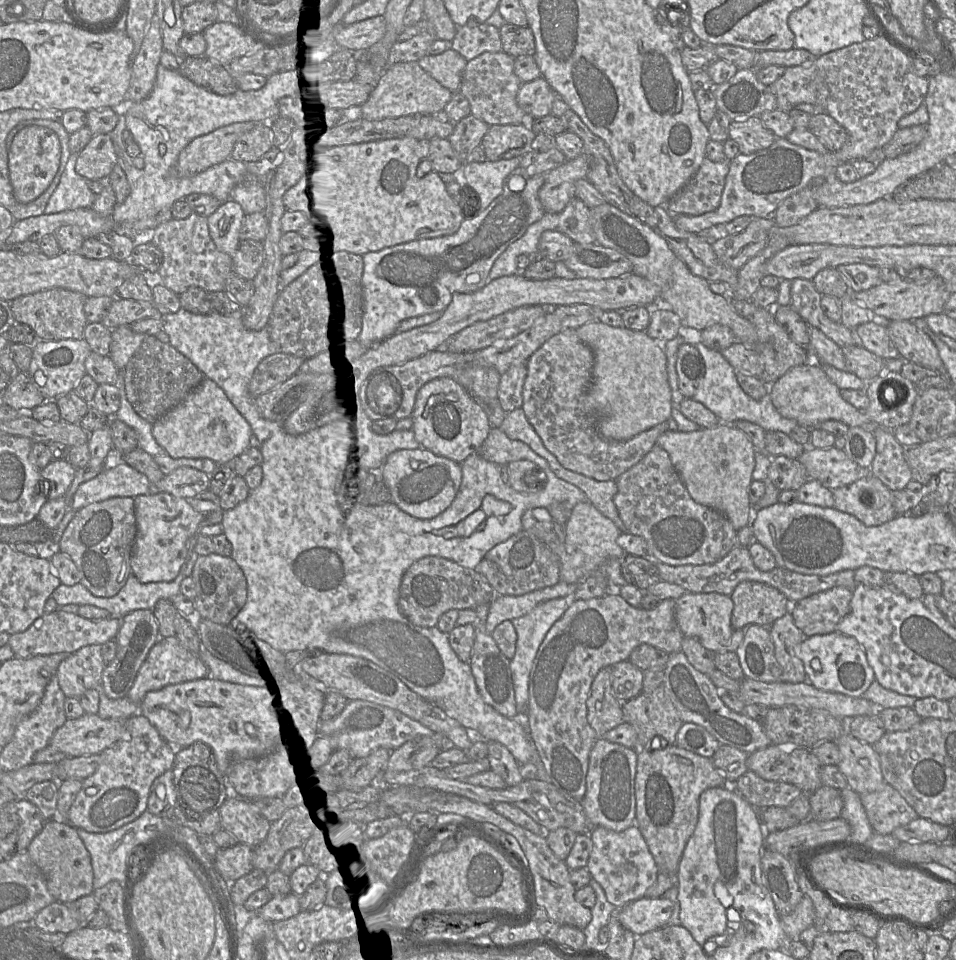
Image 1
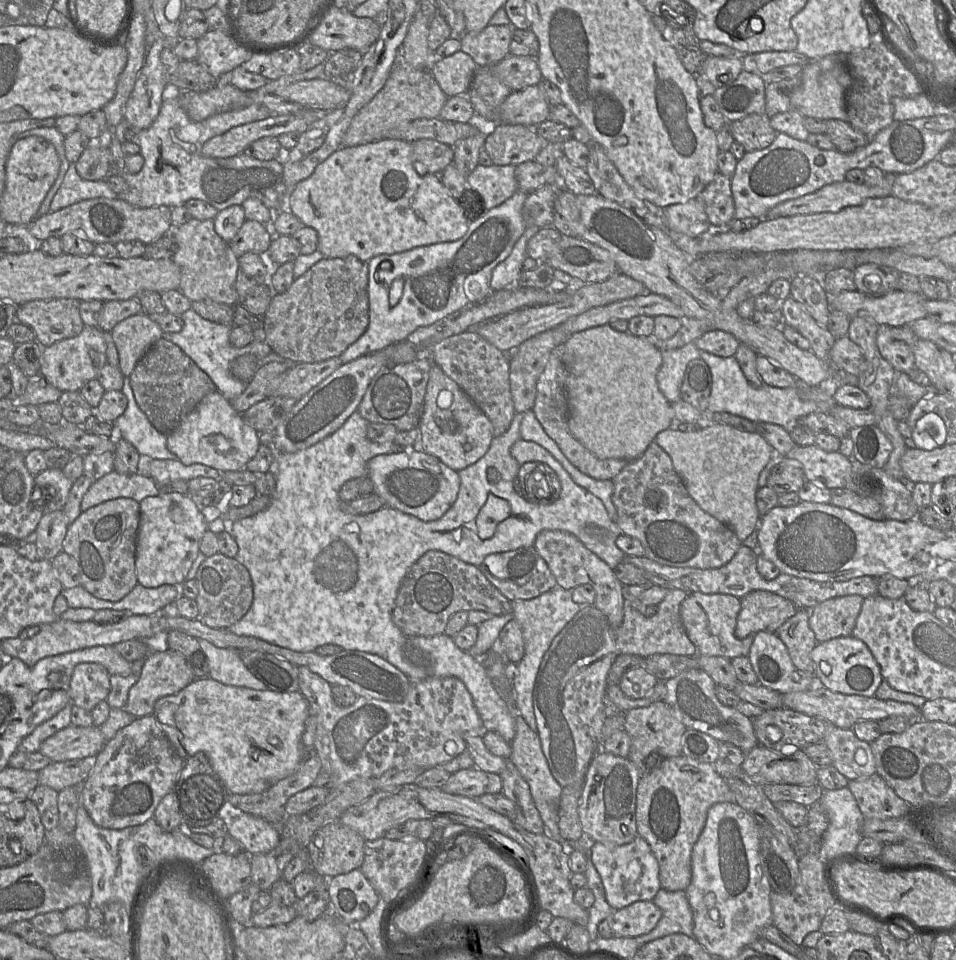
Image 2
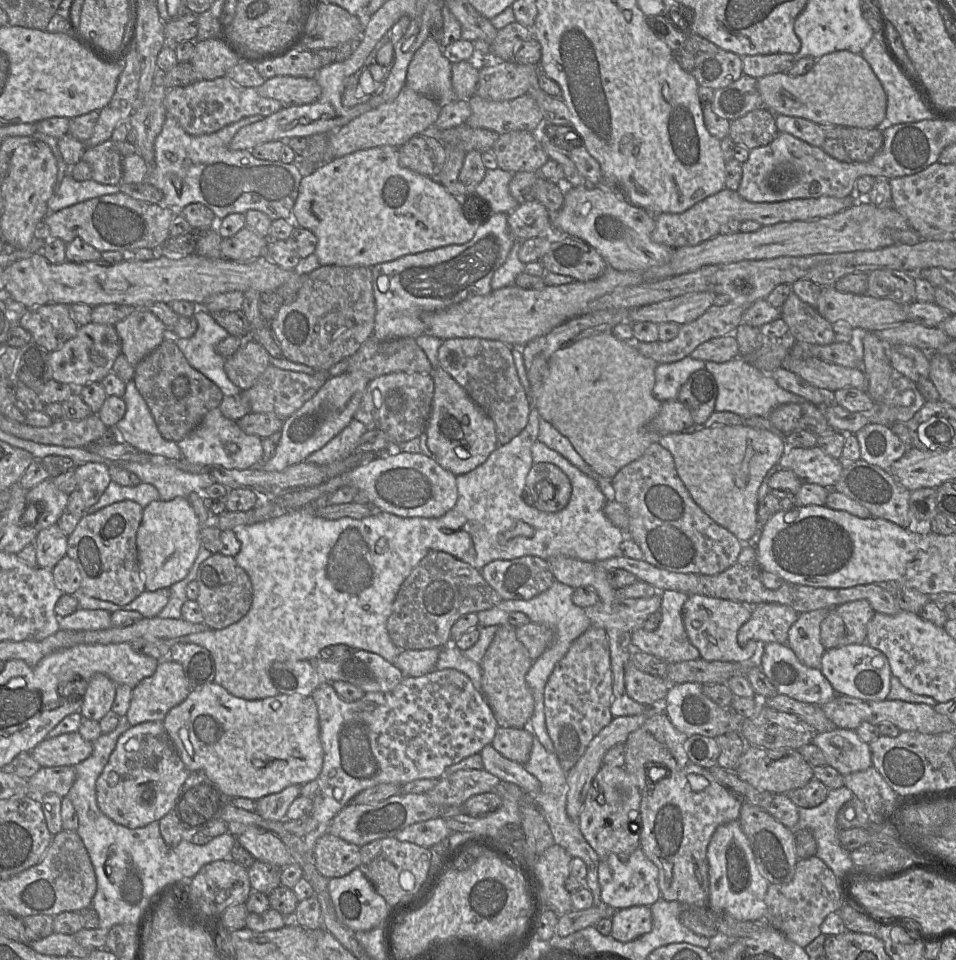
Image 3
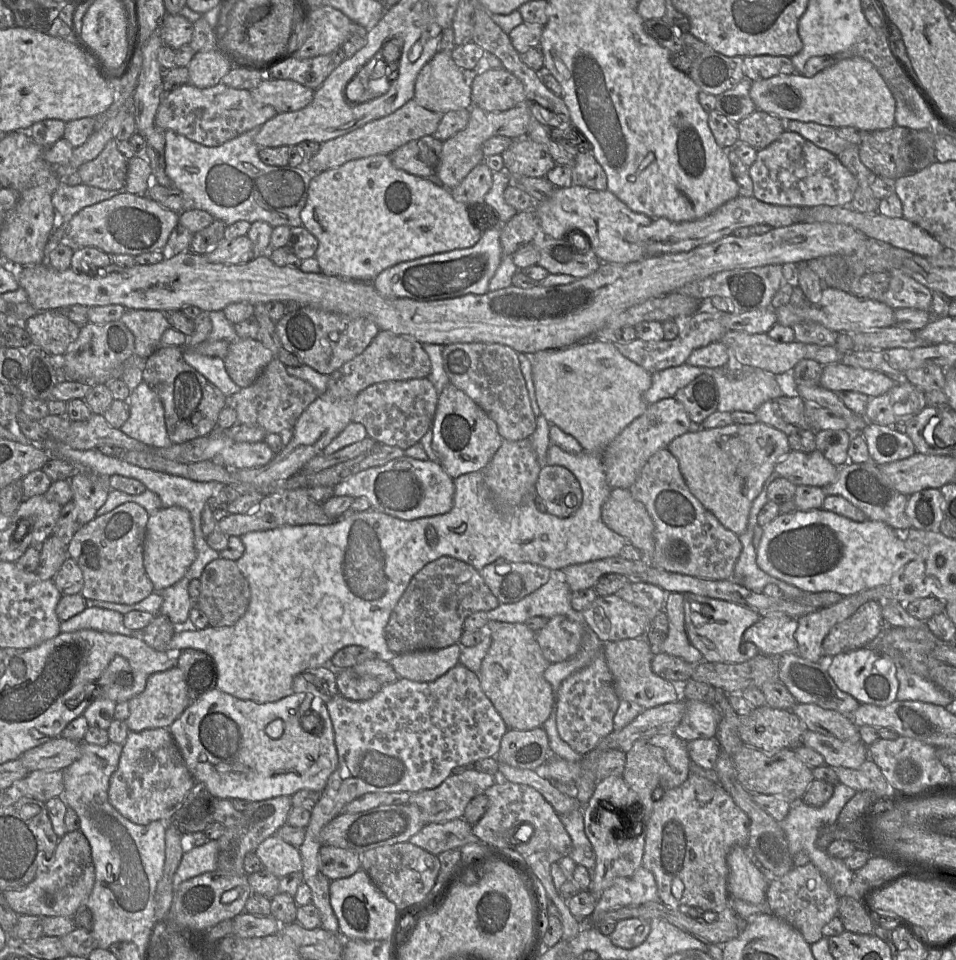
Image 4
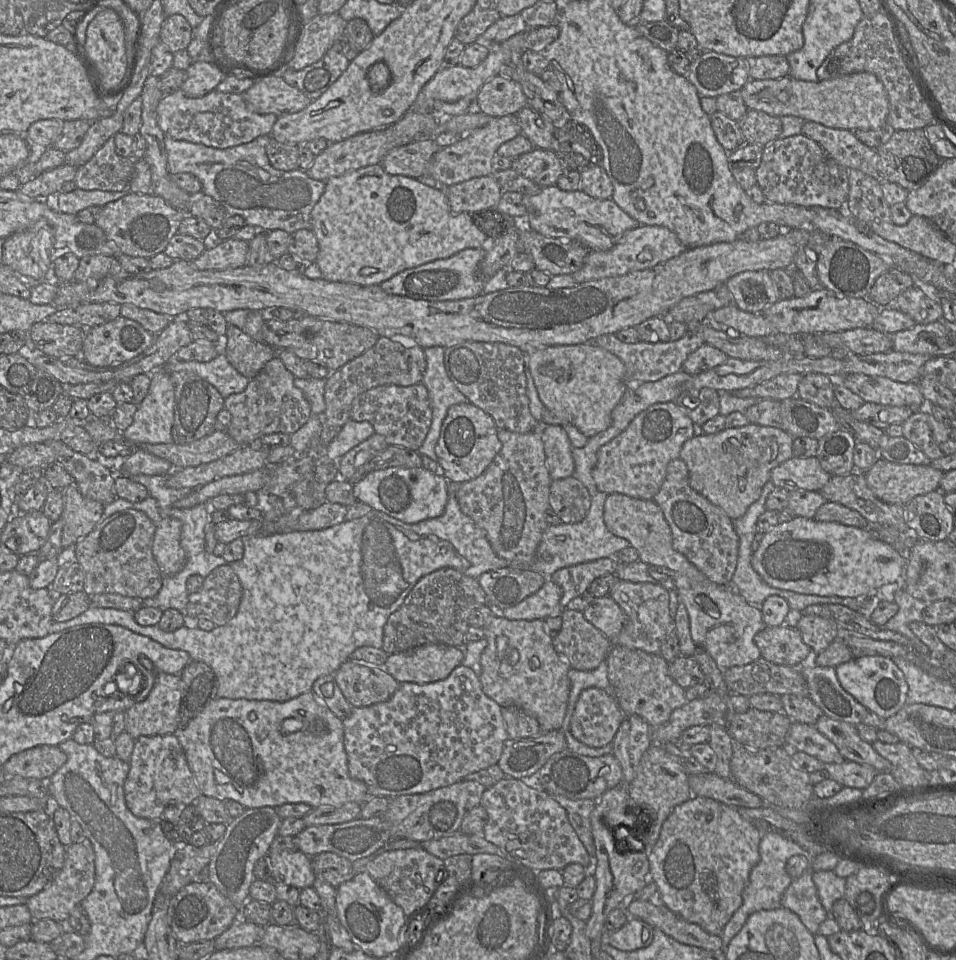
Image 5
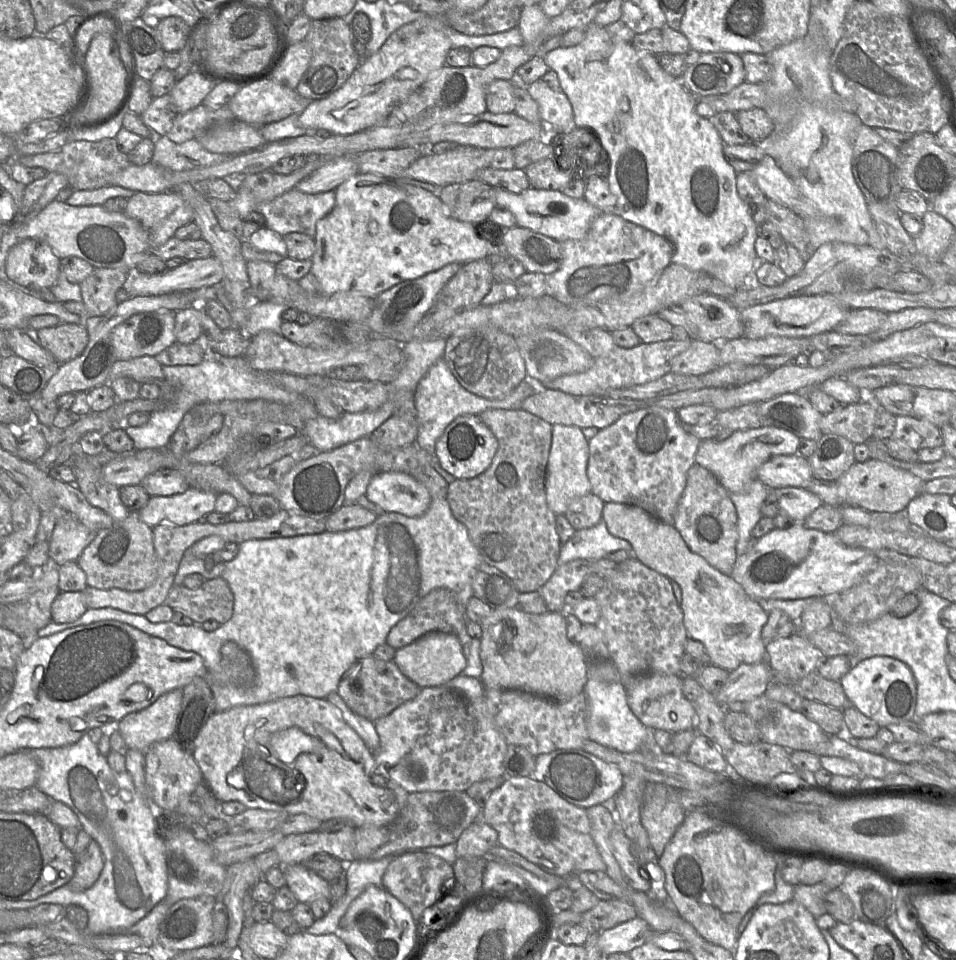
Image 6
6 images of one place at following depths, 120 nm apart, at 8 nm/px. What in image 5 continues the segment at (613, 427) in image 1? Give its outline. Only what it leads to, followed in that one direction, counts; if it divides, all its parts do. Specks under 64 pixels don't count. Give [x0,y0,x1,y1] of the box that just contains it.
[525,343,628,438]

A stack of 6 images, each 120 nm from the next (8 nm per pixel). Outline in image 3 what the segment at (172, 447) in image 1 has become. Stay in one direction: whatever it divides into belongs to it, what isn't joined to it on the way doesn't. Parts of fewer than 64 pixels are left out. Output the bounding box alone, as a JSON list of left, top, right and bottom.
[177,408,263,469]

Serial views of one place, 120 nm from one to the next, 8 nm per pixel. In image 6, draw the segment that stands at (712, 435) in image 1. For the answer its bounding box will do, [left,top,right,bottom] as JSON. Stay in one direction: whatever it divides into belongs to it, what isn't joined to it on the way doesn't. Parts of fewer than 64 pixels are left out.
[695,427,800,493]

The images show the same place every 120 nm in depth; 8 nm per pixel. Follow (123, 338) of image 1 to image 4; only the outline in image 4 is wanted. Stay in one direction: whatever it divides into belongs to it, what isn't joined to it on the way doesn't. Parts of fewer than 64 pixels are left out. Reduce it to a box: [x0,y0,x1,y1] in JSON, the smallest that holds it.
[120,309,170,359]

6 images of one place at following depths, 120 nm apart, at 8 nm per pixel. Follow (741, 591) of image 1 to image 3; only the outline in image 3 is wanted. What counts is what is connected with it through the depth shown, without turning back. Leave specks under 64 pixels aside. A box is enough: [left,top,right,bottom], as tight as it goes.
[737,603,799,647]

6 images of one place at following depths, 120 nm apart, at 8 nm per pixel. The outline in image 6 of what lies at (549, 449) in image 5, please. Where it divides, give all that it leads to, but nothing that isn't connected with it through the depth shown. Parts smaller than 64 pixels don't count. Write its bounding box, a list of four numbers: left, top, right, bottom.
[546,425,592,515]

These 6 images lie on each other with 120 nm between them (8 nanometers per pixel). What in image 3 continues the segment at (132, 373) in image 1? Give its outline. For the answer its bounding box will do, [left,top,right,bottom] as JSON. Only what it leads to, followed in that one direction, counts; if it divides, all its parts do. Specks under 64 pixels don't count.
[132,341,224,443]

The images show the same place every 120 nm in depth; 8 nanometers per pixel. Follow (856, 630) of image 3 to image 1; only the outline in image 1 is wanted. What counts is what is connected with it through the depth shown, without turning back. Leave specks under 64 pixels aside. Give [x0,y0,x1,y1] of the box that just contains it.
[790,586,852,637]

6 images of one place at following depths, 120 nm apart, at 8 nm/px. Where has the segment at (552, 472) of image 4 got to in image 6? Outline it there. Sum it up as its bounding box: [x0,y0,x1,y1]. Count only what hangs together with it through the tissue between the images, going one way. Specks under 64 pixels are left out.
[564,493,605,530]

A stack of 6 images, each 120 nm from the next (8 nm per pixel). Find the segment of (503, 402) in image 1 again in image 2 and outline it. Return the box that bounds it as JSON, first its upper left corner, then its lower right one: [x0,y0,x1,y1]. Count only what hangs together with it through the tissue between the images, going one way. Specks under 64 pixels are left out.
[510,329,570,413]

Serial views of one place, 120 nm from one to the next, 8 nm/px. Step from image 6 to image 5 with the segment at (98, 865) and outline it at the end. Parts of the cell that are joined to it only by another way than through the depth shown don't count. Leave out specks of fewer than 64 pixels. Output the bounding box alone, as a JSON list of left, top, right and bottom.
[26,836,95,924]

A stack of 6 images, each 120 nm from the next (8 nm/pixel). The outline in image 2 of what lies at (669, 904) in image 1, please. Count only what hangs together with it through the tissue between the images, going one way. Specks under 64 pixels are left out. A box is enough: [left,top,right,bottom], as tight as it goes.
[609,901,662,938]

